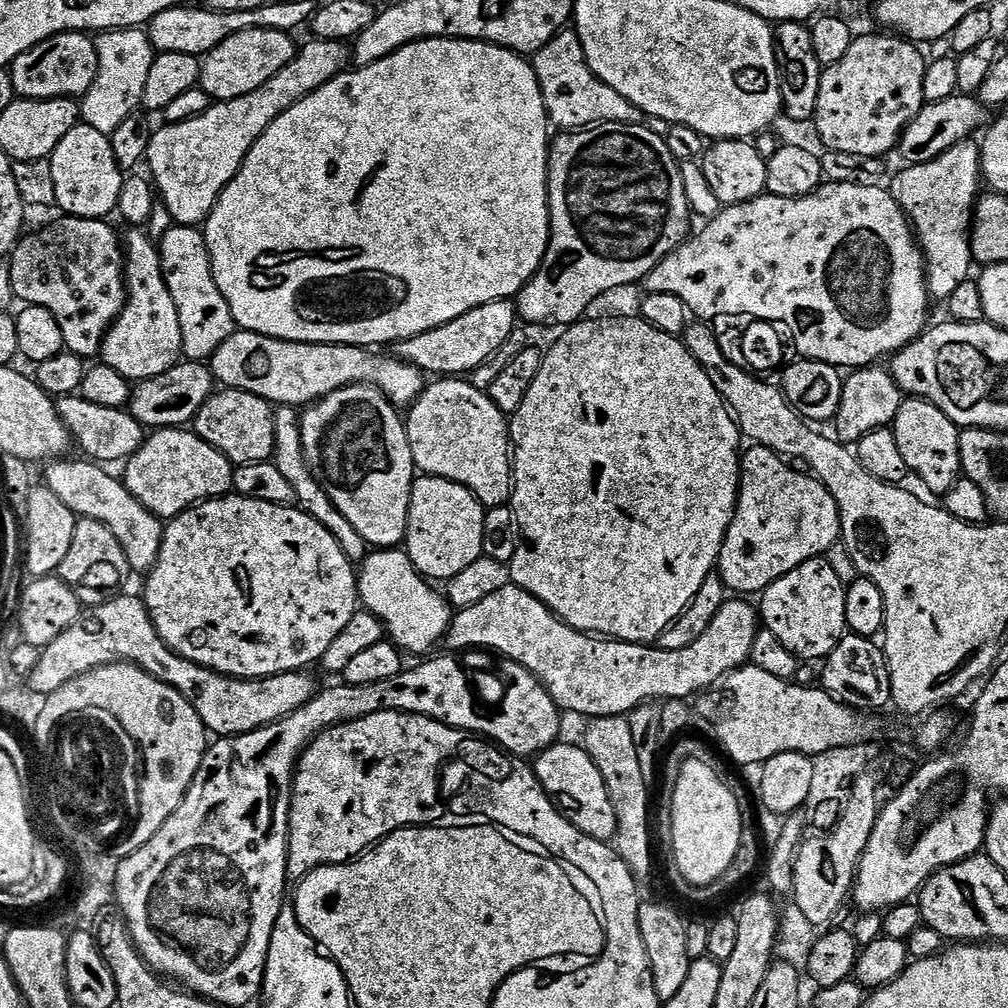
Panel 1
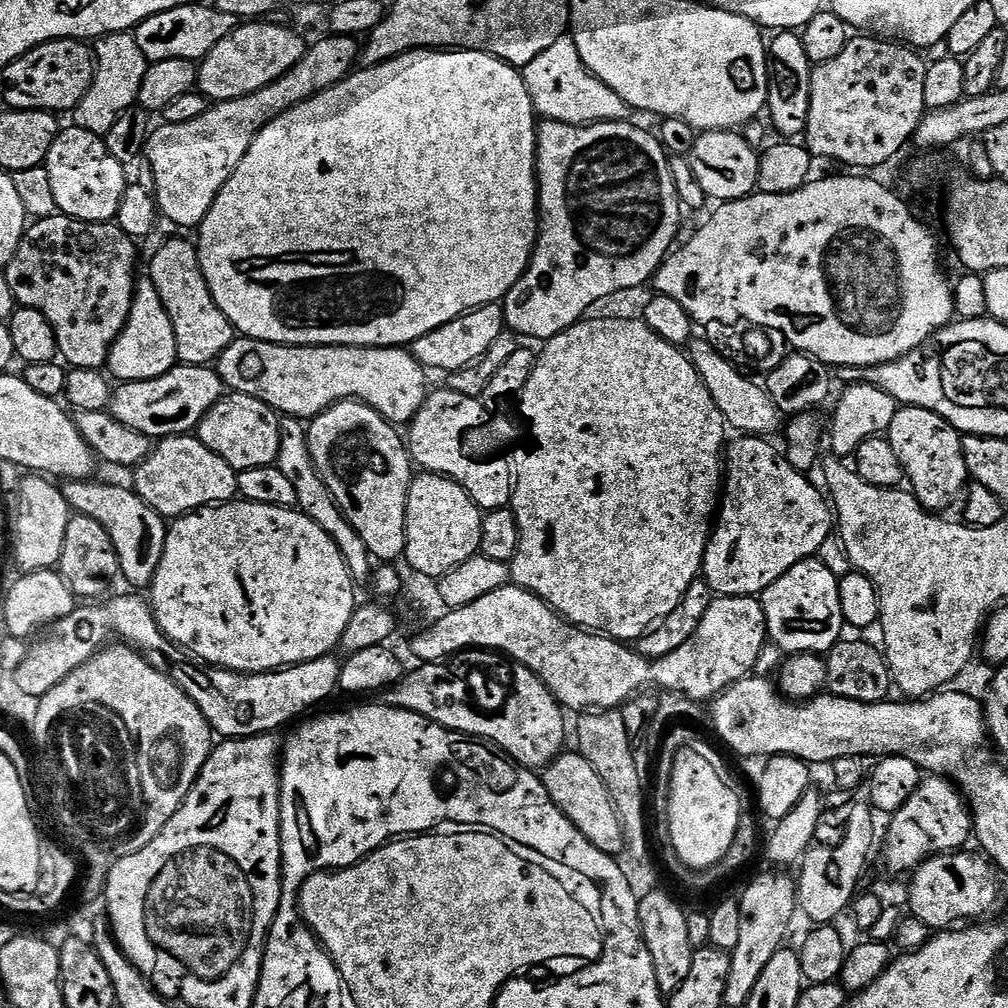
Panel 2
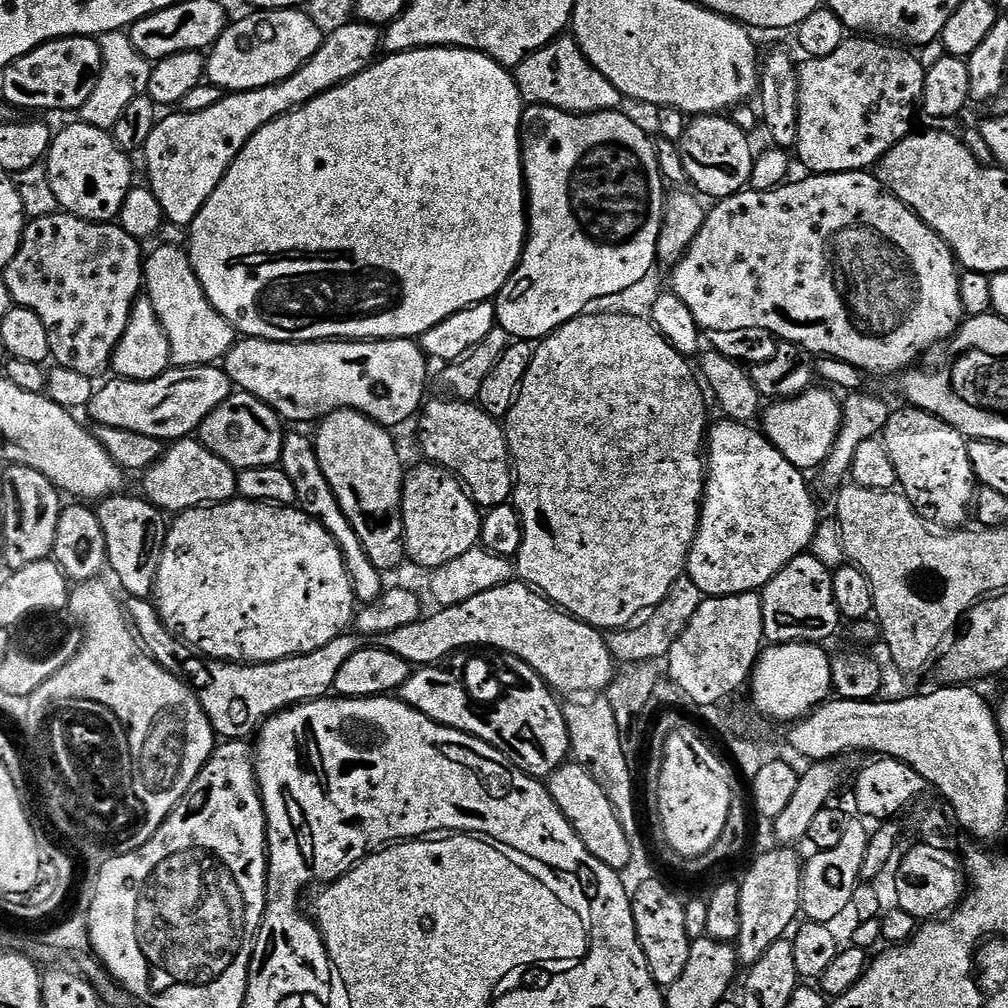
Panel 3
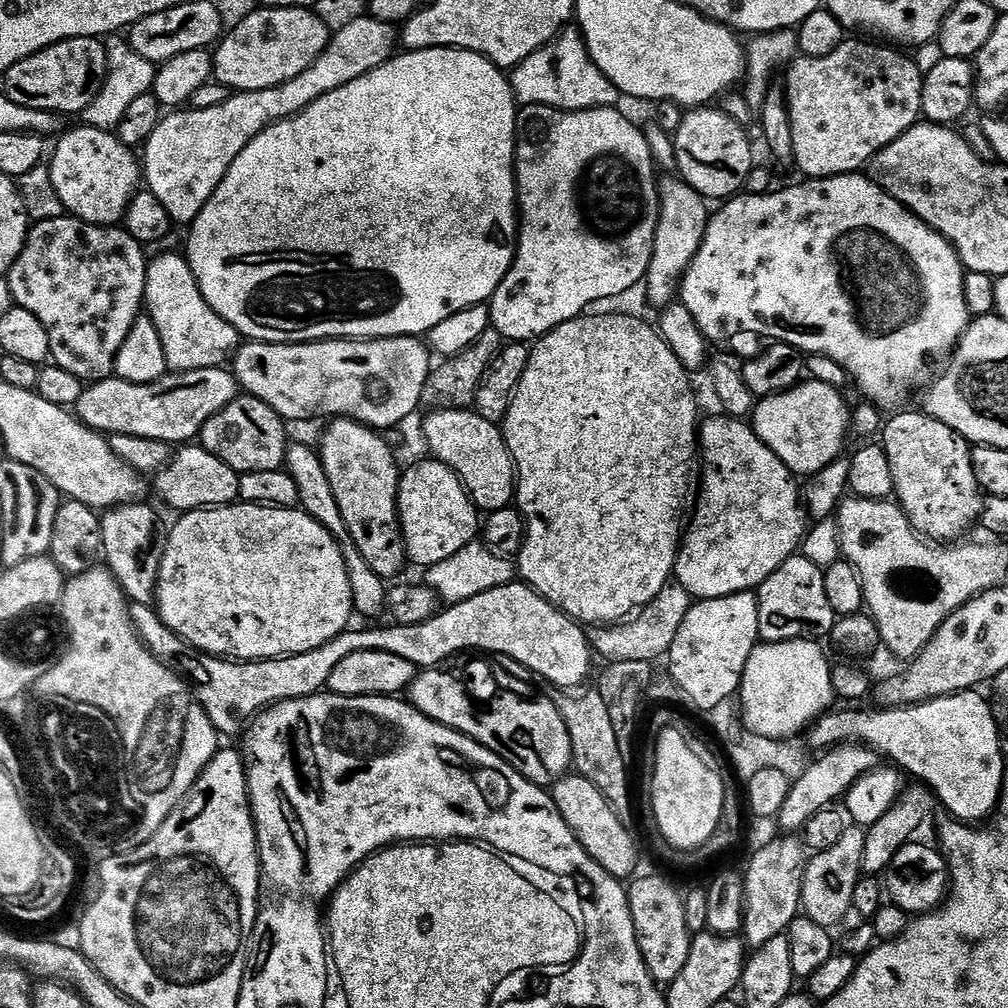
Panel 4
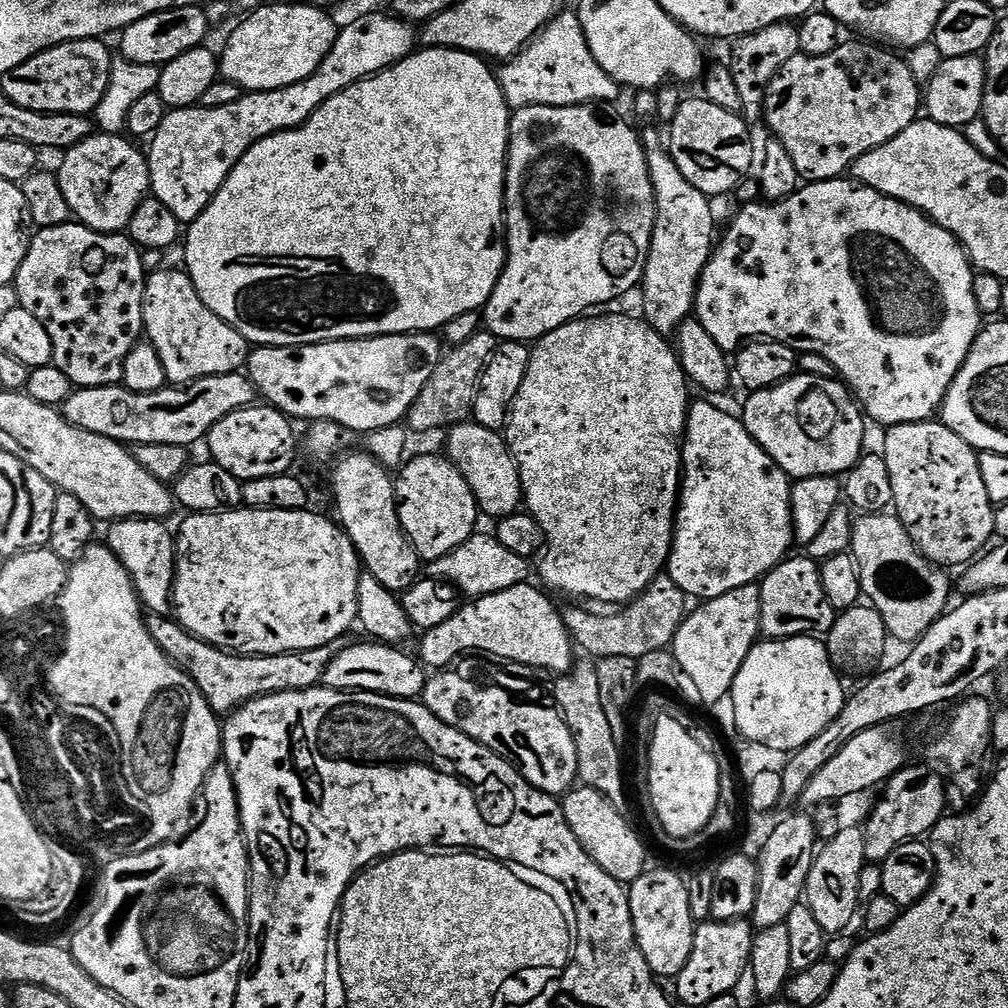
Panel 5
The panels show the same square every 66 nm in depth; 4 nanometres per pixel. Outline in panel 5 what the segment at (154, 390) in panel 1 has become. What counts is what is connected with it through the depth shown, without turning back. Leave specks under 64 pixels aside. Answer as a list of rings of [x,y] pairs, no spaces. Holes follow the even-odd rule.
[[[231,372],[211,376],[183,386],[165,386],[157,392],[131,392],[123,386],[76,388],[66,398],[62,415],[75,428],[118,440],[125,446],[140,444],[183,444],[203,441],[216,423],[234,410],[251,408],[258,393],[247,375]]]

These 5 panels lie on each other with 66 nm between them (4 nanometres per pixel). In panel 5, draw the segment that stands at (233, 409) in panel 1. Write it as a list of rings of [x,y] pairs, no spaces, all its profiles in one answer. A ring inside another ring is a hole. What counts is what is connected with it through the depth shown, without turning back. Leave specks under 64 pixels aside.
[[[253,406],[234,410],[234,414],[226,414],[226,418],[219,420],[214,427],[208,431],[206,445],[211,463],[222,466],[238,481],[257,480],[258,478],[274,478],[293,471],[292,463],[296,460],[296,436],[292,433],[293,421],[285,416],[283,412],[271,406]]]

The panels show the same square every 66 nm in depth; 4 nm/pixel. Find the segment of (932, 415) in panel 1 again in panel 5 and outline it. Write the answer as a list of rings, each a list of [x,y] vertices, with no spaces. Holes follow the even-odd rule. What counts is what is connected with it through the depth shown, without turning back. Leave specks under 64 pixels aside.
[[[923,420],[917,424],[896,424],[883,434],[882,455],[886,470],[890,470],[890,486],[894,486],[894,512],[910,534],[916,551],[937,566],[964,566],[977,559],[989,547],[988,539],[993,539],[996,513],[992,499],[986,494],[986,482],[982,482],[980,458],[976,449],[958,438],[958,434],[954,434],[954,430],[950,430],[943,422],[932,420]]]

